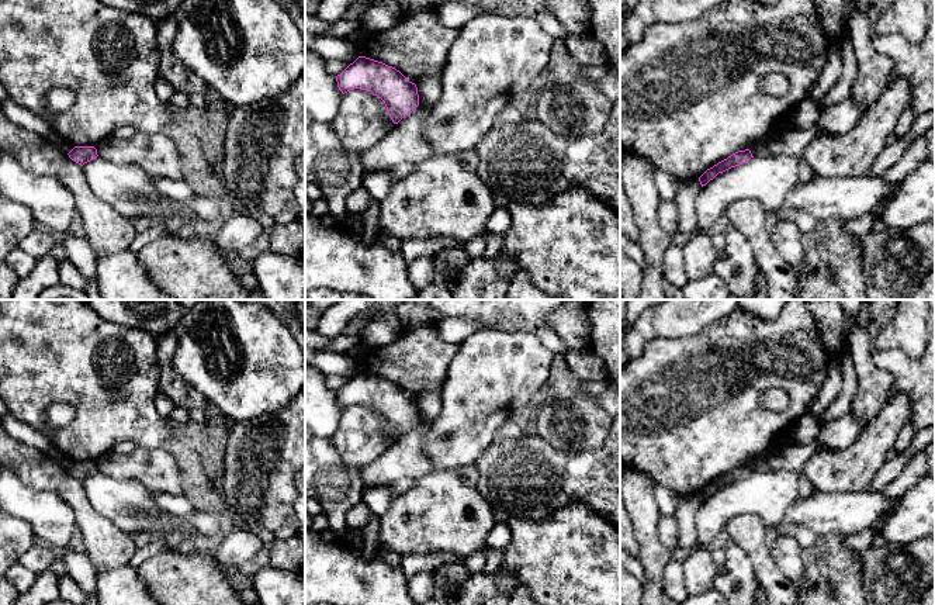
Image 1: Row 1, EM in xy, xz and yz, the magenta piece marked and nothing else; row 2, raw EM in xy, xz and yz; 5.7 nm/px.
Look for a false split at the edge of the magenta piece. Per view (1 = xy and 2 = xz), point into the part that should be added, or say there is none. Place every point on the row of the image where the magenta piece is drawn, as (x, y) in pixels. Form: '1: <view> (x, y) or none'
1: none
2: none

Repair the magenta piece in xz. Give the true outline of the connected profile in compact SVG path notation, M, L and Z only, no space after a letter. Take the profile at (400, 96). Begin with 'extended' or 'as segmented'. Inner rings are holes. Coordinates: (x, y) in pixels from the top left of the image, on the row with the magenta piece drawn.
as segmented; M359 56L350 63L336 76L336 82L343 94L360 89L381 98L394 124L398 124L419 106L415 83L395 68L366 56Z

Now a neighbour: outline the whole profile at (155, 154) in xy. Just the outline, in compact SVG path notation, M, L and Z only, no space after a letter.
M136 132L132 138L111 135L96 146L97 155L117 165L135 165L155 177L186 179L183 158L163 132Z

